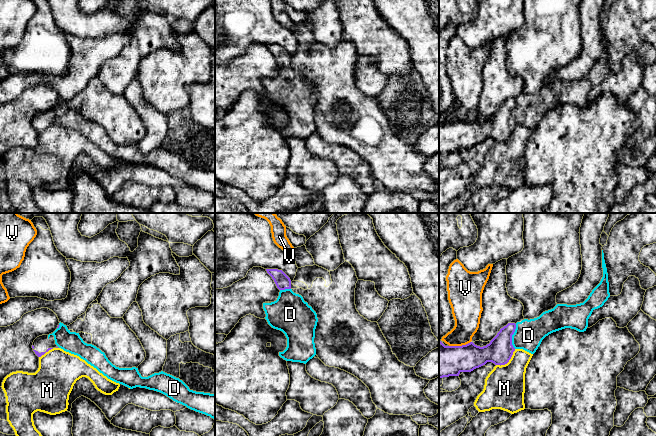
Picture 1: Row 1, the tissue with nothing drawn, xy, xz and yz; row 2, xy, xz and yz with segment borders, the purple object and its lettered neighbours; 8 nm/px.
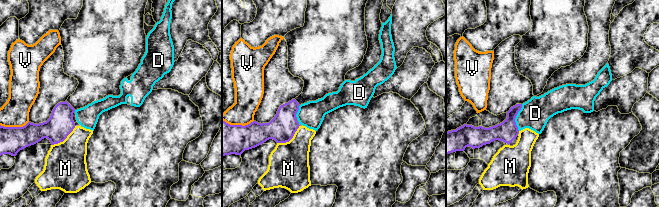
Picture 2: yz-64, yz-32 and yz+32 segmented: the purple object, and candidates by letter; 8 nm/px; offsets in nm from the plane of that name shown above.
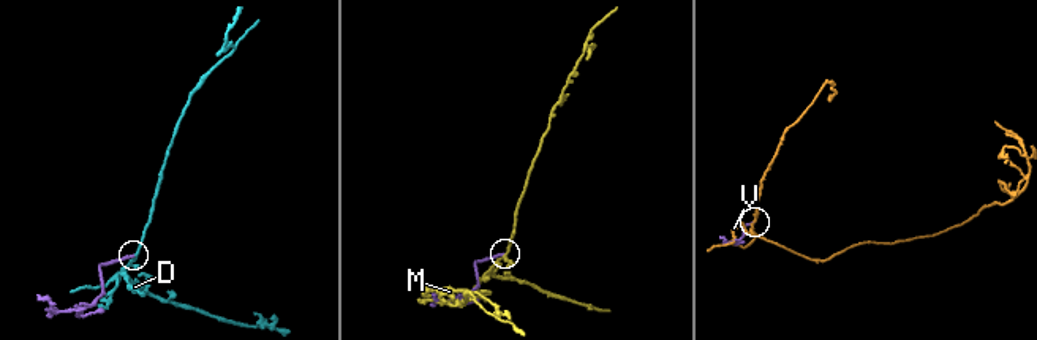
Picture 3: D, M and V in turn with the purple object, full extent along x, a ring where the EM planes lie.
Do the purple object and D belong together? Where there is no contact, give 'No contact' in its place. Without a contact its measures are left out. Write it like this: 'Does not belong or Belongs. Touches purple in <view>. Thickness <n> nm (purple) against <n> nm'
Belongs. Touches purple in yz. Thickness 220 nm (purple) against 240 nm

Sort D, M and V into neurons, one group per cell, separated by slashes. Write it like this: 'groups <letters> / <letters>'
groups D / M / V

